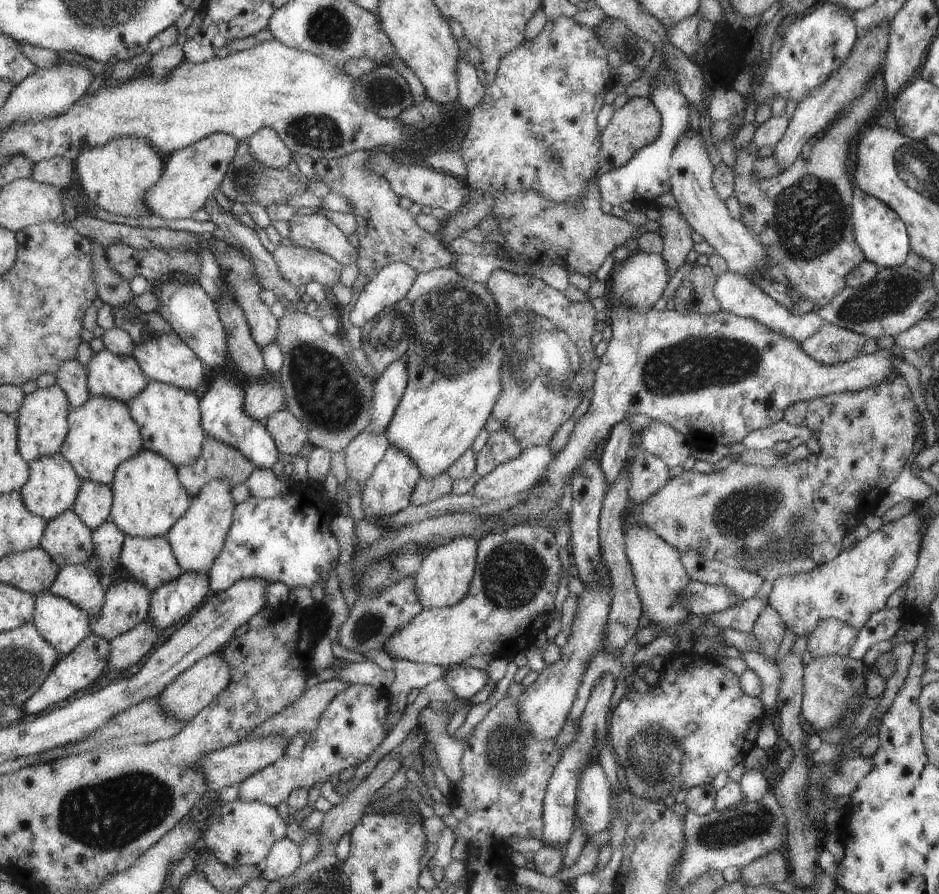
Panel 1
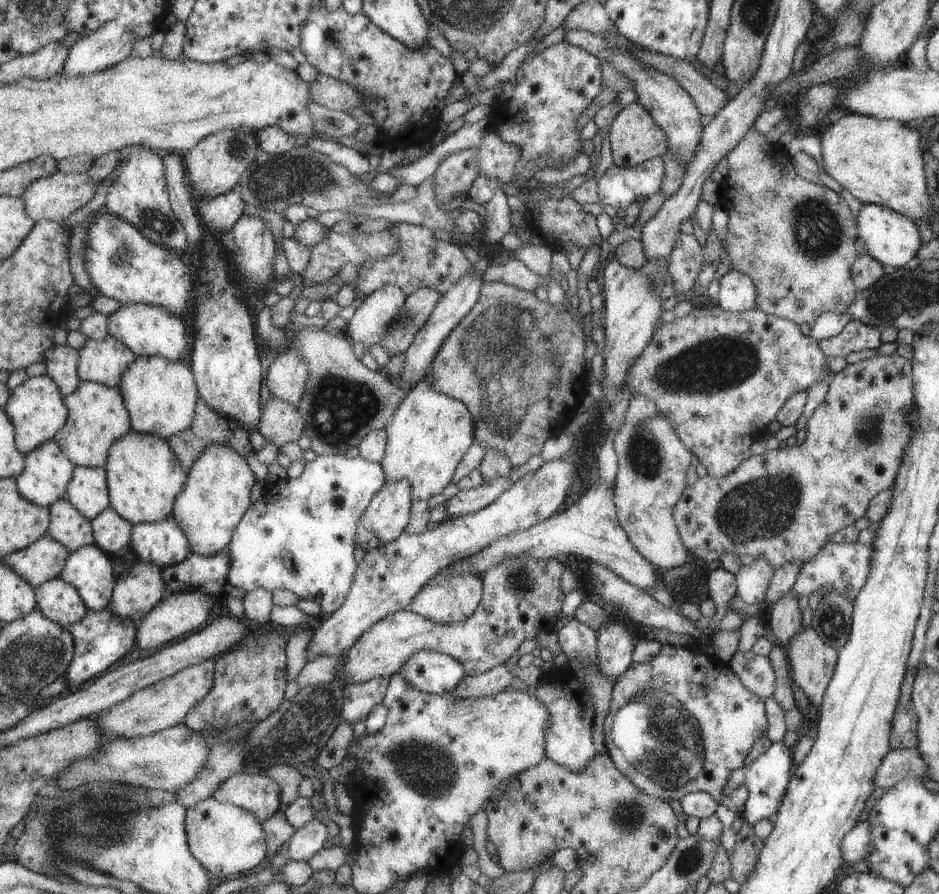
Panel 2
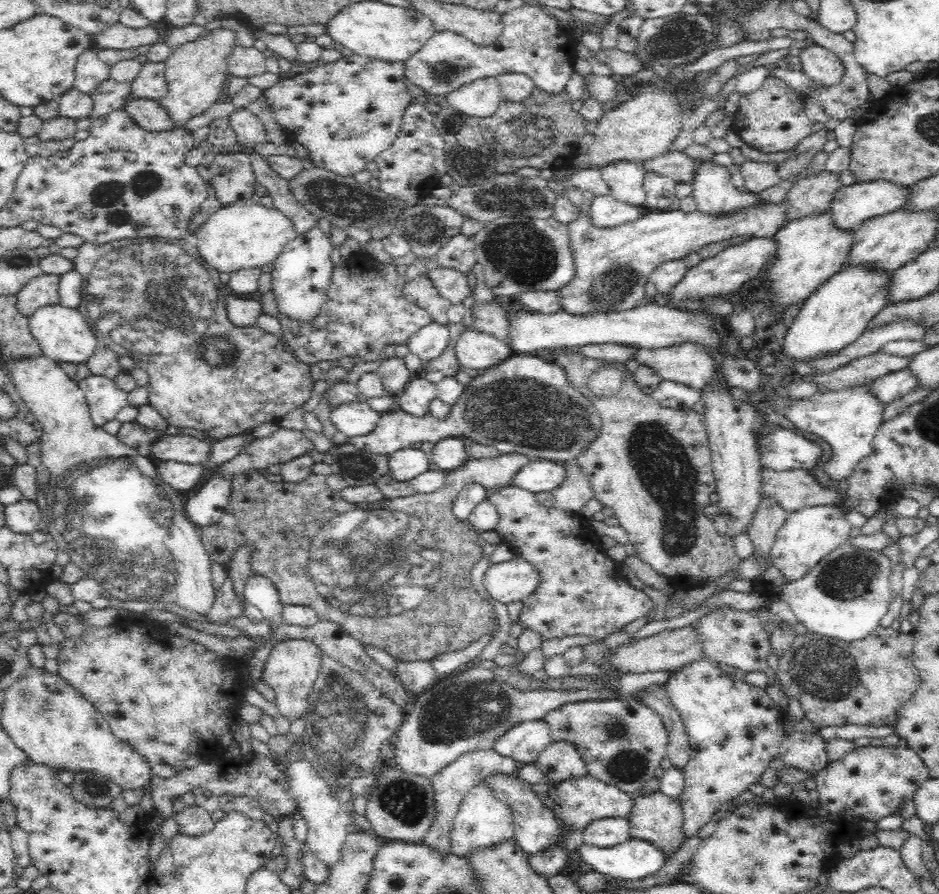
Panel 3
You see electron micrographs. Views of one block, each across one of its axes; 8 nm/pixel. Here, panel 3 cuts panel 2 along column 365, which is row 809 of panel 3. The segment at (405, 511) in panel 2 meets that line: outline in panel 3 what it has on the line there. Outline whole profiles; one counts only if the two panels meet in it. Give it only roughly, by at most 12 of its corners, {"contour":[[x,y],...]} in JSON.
{"contour":[[486,776],[514,811],[515,842],[533,855],[563,844],[554,812],[529,784]]}

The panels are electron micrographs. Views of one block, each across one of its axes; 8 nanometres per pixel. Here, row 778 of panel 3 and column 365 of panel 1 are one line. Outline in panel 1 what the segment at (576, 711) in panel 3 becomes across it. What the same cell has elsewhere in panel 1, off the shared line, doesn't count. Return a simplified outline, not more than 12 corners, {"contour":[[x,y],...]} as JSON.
{"contour":[[413,575],[358,596],[338,642],[380,650],[424,609]]}

